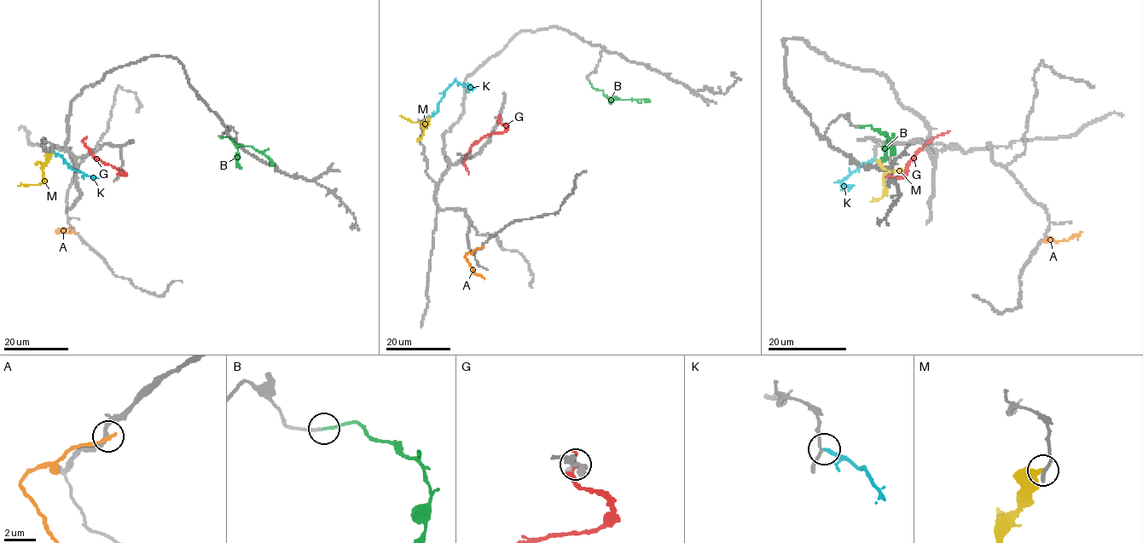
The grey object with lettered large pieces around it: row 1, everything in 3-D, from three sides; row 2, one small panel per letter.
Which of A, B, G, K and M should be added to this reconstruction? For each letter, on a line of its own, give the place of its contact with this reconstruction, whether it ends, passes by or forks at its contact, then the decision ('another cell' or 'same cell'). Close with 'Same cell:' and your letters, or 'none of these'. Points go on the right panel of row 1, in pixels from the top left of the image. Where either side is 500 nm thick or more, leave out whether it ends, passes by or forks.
A: (1043, 240) | it ends | another cell
B: (861, 126) | it ends | same cell
G: (890, 176) | it ends | another cell
K: (875, 158) | it ends | another cell
M: (877, 160) | it ends | another cell
Same cell: B

